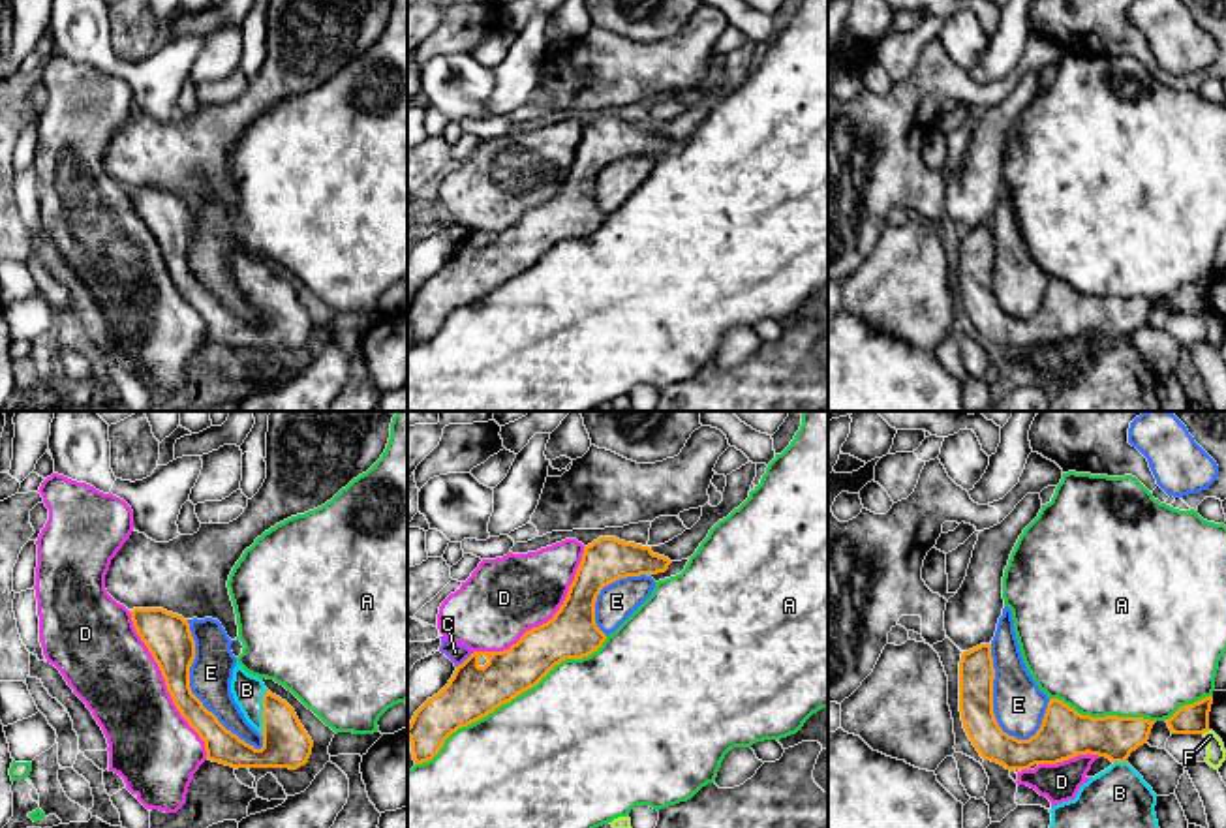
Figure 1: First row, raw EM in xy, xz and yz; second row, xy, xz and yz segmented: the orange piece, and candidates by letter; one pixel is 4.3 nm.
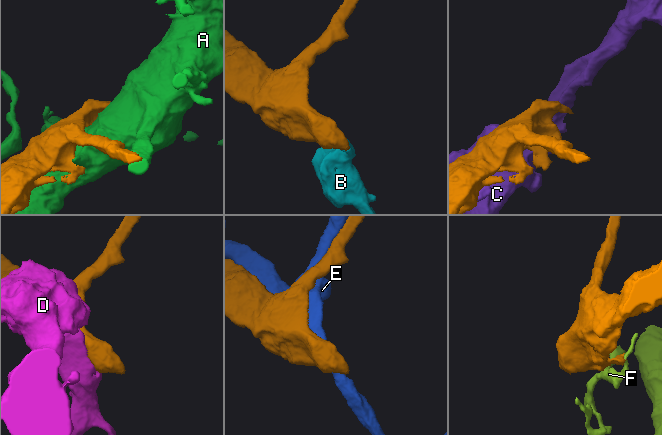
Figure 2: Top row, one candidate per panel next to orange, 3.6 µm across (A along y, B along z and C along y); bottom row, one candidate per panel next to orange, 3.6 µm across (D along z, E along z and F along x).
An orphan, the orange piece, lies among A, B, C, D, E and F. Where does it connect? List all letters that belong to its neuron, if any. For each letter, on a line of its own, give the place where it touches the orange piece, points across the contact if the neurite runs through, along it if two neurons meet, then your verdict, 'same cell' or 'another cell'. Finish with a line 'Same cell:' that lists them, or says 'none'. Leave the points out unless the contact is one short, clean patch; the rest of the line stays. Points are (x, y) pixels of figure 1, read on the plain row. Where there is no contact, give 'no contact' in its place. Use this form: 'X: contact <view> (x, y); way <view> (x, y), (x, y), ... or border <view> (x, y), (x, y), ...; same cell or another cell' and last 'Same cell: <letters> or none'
A: contact xz (509, 280); another cell
B: contact xy (263, 291); same cell
C: contact xz (466, 239); another cell
D: contact xz (549, 199); another cell
E: contact xy (190, 271); another cell
F: contact yz (1204, 310); another cell
Same cell: B

